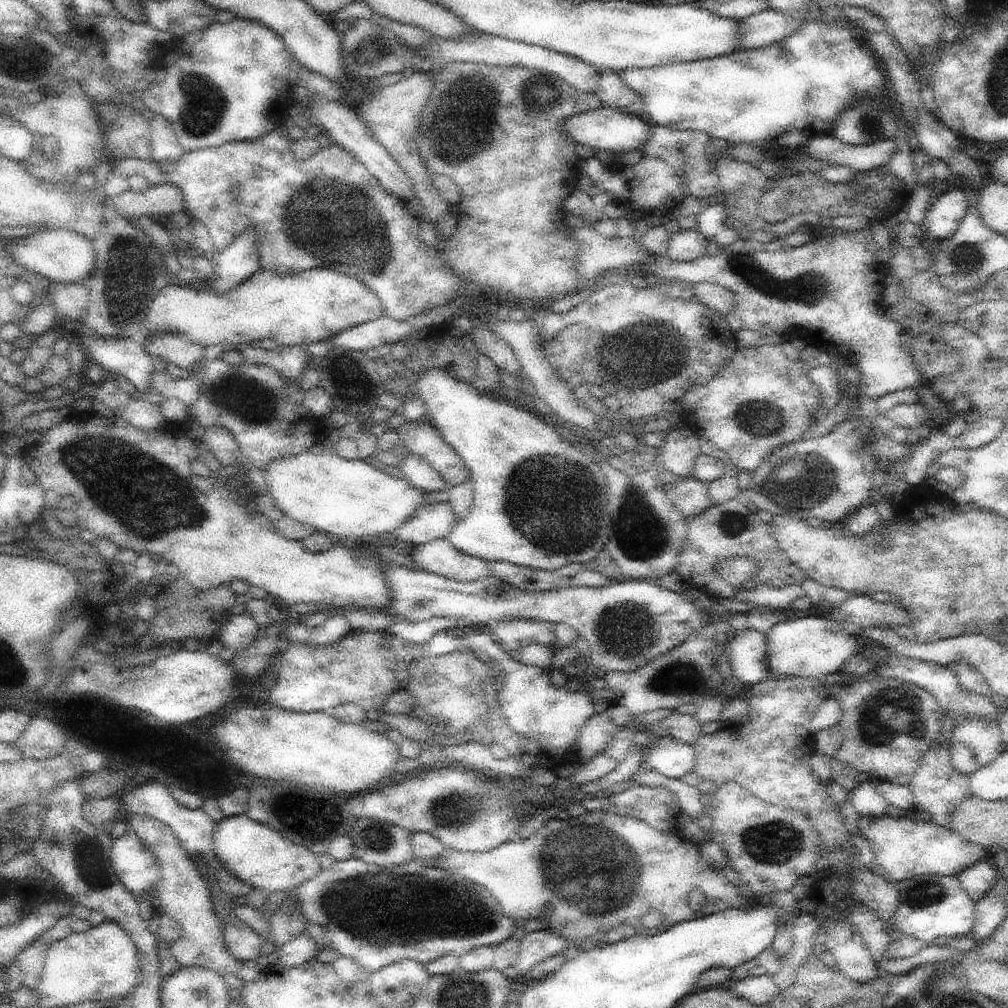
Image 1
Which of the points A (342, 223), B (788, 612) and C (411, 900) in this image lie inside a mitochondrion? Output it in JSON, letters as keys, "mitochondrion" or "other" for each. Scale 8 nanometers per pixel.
{"A":"mitochondrion","B":"other","C":"other"}

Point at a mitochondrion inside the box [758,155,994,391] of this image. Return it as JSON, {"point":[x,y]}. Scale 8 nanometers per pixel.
{"point":[966,260]}

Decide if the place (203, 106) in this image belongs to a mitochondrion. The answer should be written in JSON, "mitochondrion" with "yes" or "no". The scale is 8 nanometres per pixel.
{"mitochondrion":"yes"}

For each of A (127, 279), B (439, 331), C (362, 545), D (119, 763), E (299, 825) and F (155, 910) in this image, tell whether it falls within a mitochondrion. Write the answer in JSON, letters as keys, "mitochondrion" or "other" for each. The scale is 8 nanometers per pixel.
{"A":"mitochondrion","B":"other","C":"other","D":"other","E":"other","F":"other"}

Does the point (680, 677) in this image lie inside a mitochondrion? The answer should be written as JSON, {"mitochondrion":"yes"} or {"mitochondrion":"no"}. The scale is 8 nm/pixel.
{"mitochondrion":"yes"}

